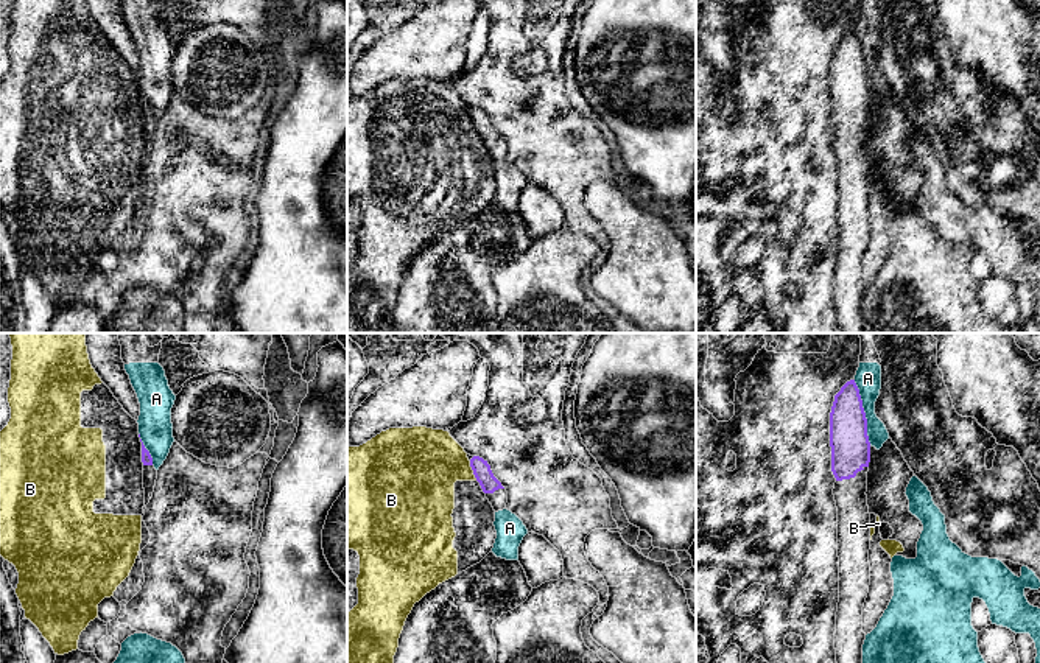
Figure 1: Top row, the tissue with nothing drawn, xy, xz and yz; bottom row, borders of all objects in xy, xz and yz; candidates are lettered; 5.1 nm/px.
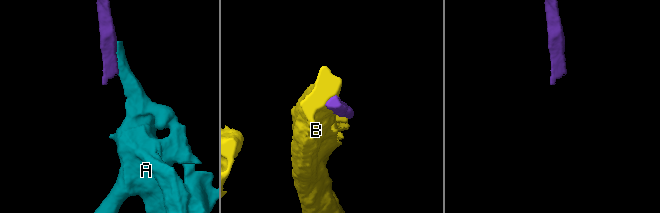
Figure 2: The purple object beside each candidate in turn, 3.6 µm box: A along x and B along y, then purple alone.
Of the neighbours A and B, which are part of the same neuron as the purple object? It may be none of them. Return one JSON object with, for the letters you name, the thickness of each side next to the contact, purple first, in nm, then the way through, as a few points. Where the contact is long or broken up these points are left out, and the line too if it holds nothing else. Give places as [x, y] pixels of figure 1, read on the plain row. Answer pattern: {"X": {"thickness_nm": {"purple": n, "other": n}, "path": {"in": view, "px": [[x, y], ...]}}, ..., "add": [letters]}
{"add": []}

